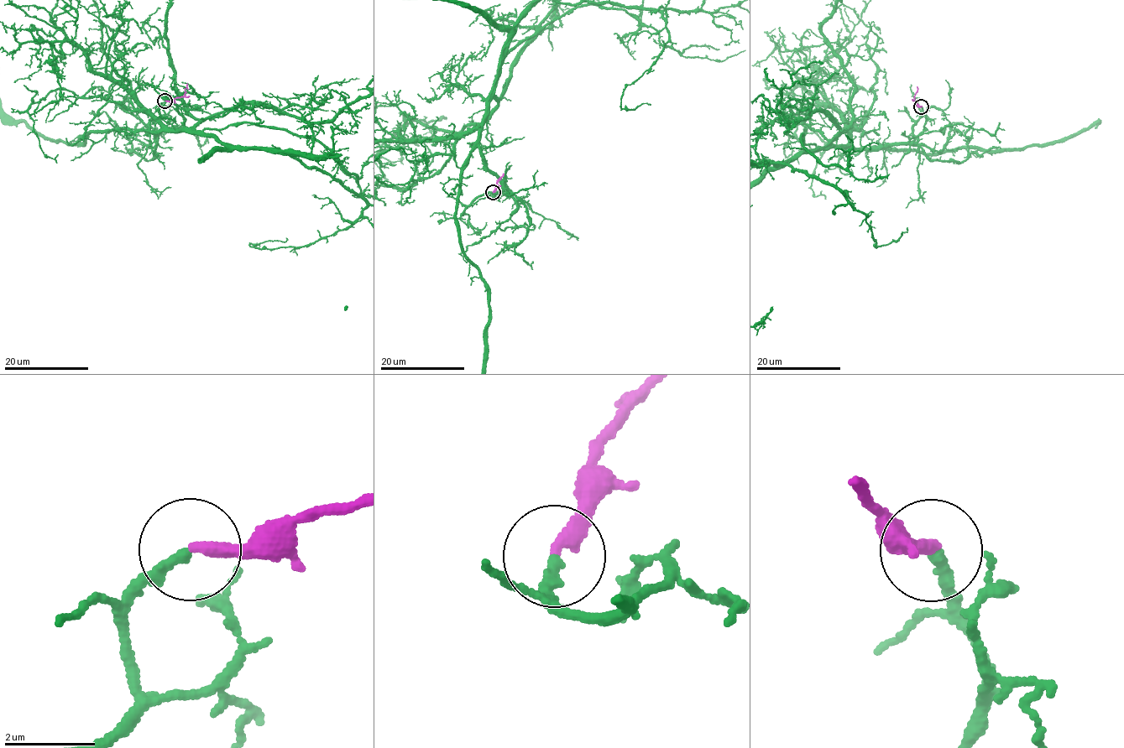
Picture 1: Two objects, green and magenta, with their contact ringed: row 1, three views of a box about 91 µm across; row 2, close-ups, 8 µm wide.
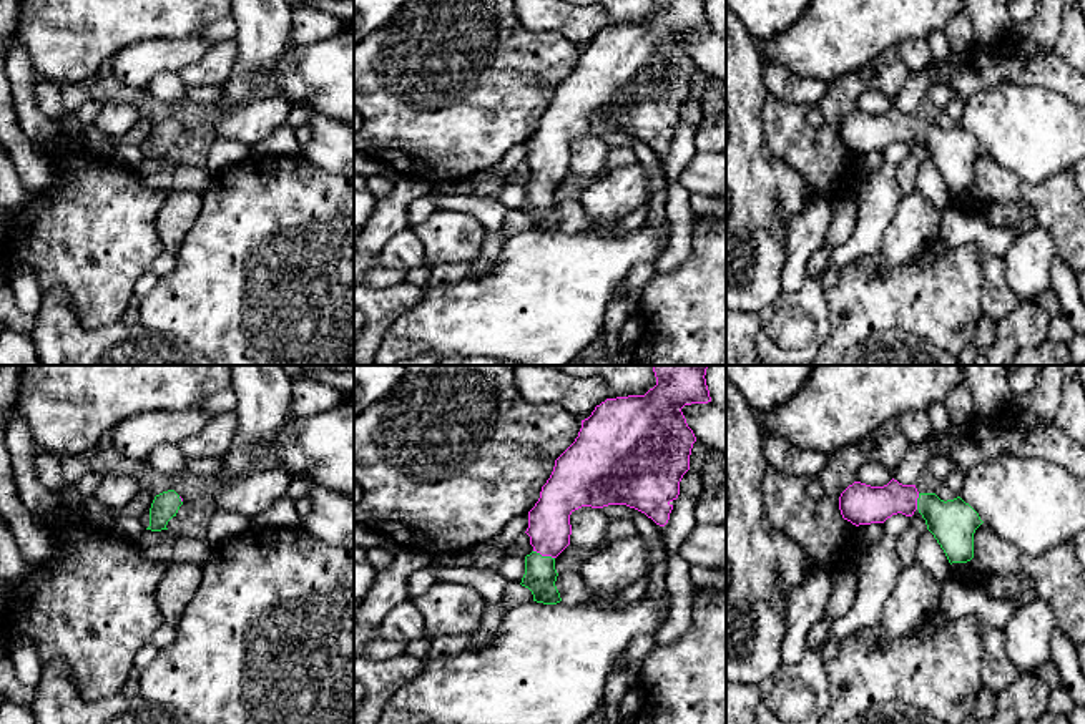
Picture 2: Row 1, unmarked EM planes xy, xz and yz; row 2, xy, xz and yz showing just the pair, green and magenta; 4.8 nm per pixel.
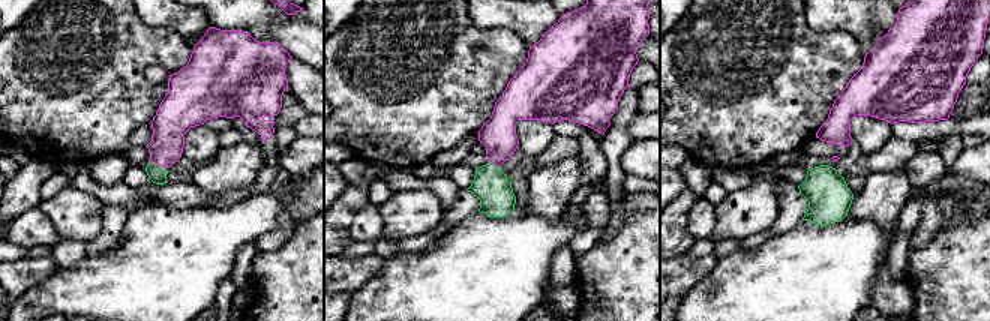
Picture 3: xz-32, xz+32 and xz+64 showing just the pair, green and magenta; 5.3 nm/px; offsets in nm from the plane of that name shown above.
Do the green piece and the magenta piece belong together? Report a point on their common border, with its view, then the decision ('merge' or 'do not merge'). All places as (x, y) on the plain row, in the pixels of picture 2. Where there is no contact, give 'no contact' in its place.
xz (544, 185) | merge

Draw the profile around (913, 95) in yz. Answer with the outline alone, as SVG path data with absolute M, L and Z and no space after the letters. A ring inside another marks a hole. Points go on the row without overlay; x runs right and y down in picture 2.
M949 51L940 61L932 61L921 73L911 73L901 91L891 98L894 108L902 113L916 113L927 105L927 91L942 78L954 75L962 65L962 55Z

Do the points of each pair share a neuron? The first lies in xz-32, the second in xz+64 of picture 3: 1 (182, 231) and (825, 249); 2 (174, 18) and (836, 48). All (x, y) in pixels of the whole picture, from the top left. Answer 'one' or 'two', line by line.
1: one
2: two

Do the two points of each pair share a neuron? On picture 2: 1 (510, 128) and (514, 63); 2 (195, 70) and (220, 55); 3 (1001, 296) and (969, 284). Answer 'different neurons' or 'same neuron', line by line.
1: same neuron
2: same neuron
3: different neurons

